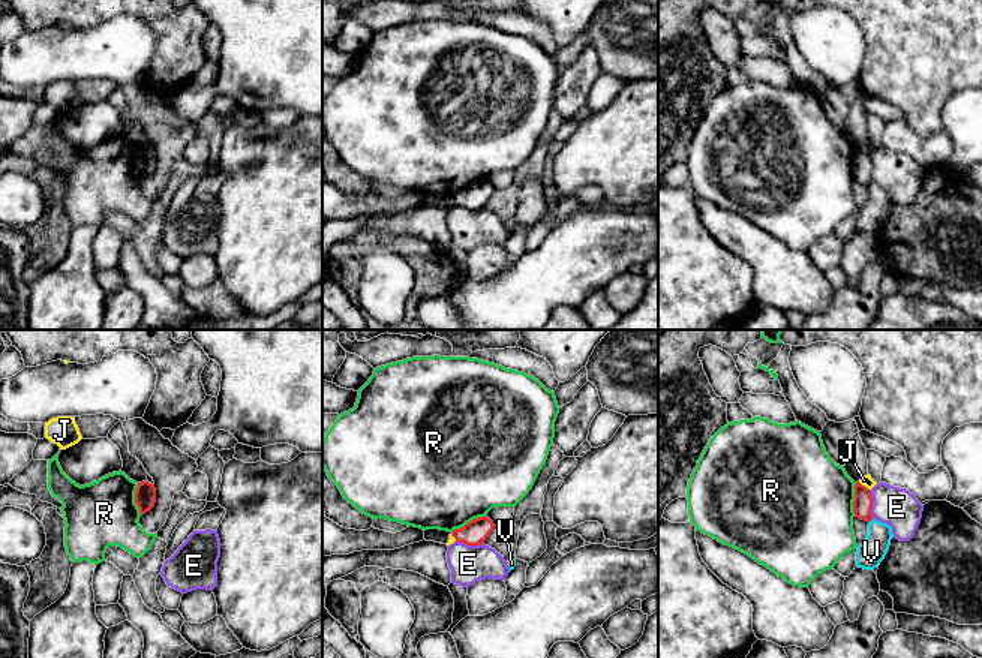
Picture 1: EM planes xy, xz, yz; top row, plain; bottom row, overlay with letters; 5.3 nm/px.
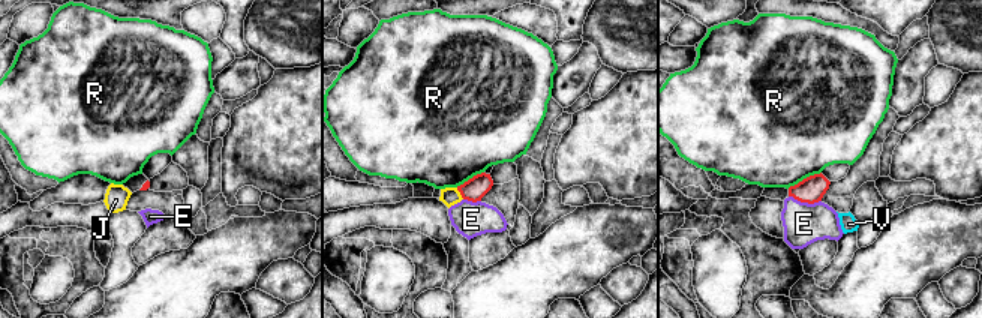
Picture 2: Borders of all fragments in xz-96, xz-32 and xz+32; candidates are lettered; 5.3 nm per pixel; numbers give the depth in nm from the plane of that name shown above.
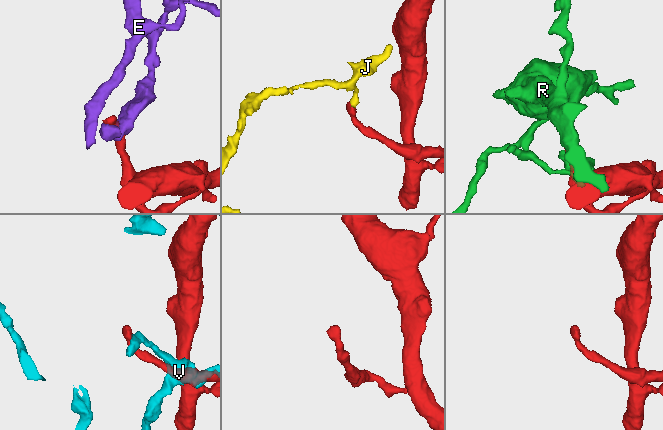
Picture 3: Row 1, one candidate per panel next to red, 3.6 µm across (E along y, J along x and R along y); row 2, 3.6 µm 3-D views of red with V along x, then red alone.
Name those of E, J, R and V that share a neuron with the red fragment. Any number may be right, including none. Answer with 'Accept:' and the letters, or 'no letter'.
Accept: no letter

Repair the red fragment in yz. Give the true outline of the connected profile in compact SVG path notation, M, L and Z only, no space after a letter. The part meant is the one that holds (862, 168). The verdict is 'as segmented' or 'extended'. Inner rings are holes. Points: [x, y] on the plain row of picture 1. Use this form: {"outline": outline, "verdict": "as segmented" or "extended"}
{"outline": "M858 145L855 150L855 165L853 165L855 180L862 184L871 186L873 184L871 172L873 172L871 154Z", "verdict": "as segmented"}

